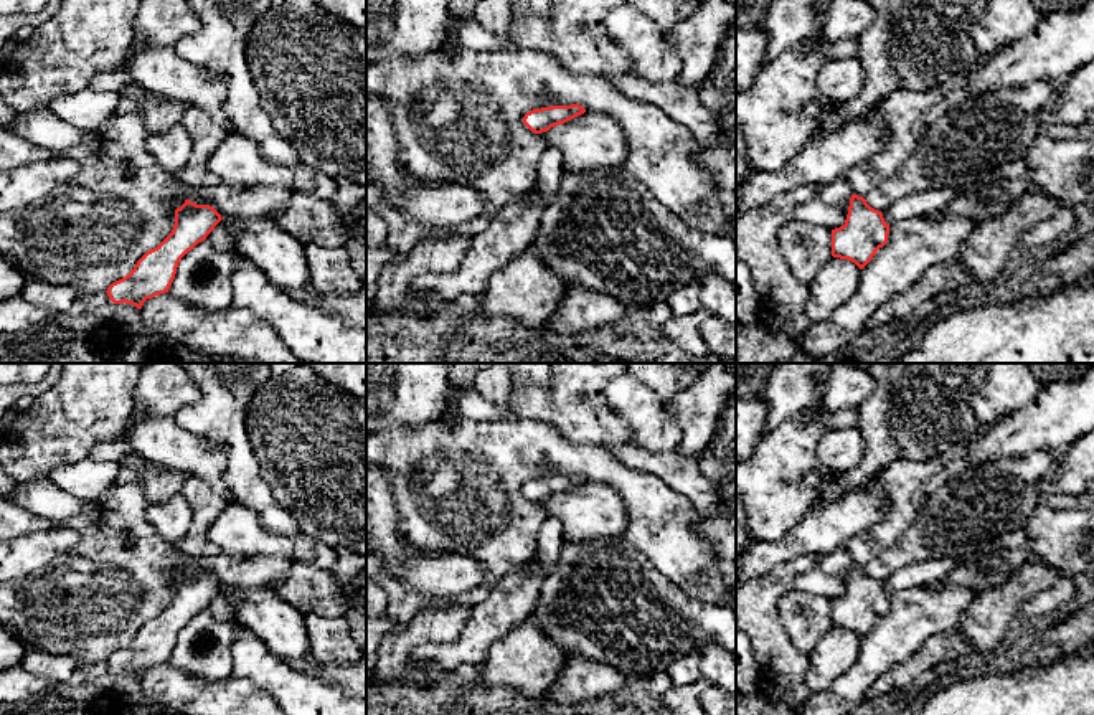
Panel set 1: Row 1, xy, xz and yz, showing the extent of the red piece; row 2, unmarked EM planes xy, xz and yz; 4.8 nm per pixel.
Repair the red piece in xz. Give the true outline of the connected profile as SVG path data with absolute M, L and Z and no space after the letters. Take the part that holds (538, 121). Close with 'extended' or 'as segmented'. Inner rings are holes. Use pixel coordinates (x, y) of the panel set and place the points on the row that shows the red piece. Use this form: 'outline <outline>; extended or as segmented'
outline M579 104L571 106L549 106L541 109L533 109L525 114L523 124L535 134L549 130L554 125L564 124L581 114L586 109Z; as segmented

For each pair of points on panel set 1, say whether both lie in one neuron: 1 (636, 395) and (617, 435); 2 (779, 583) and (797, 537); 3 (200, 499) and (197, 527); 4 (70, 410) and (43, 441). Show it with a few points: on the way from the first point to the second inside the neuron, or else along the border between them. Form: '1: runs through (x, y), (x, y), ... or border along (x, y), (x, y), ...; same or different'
1: border along (609, 383), (606, 400), (627, 425), (629, 441); different
2: border along (819, 554), (799, 555), (753, 578); different
3: runs through (200, 506), (200, 520); same
4: runs through (66, 418), (51, 433); same

